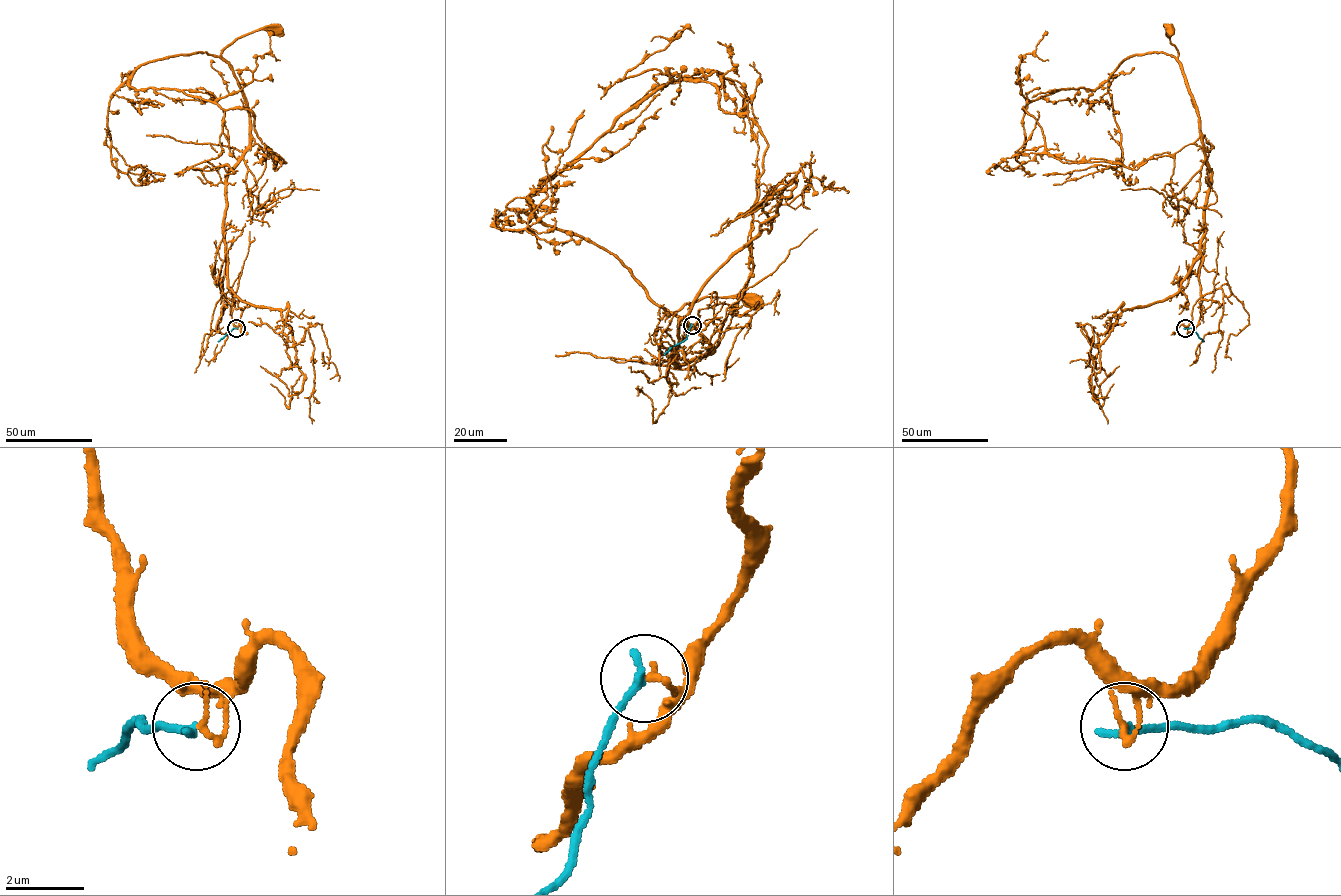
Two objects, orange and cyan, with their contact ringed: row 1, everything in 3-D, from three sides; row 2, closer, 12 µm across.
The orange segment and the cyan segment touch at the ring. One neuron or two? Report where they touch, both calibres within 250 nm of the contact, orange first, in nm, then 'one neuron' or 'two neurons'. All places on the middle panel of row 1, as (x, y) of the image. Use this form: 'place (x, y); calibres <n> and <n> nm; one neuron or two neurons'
place (692, 325); calibres 190 and 240 nm; two neurons

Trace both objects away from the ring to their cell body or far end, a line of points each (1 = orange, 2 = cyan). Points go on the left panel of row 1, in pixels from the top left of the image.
1: (236, 328), (222, 291), (223, 217), (227, 173), (248, 145), (249, 120), (221, 53), (245, 35), (276, 29)
2: (236, 328), (218, 341)

